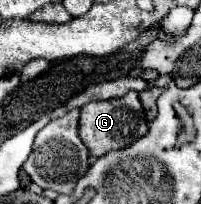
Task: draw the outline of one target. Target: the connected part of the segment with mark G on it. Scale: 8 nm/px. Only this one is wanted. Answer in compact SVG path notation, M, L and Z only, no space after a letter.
M127 92L121 98L105 100L105 102L91 102L81 108L81 120L79 120L79 134L85 146L89 148L89 154L95 158L105 156L111 150L121 150L131 146L135 140L145 136L149 130L149 122L145 118L145 110L141 106L137 92Z

